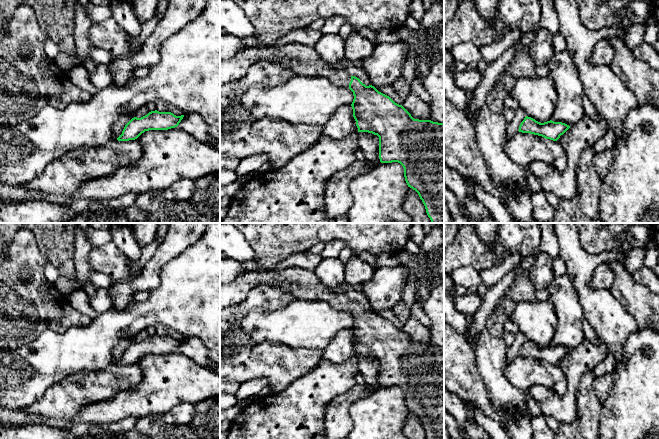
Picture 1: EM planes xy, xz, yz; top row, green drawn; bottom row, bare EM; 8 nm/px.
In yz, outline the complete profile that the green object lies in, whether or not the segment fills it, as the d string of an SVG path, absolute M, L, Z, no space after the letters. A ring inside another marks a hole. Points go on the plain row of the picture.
M526 340L519 350L519 356L542 360L546 363L557 365L568 353L569 349L552 344L540 347Z

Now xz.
M298 266L283 270L267 270L245 272L237 276L232 282L220 284L220 311L229 306L238 304L246 299L249 291L261 284L280 287L301 300L320 300L330 304L334 309L349 312L354 319L351 328L353 341L358 356L368 356L379 361L379 383L381 387L398 386L404 392L404 401L408 411L415 414L422 424L427 439L444 439L444 347L431 344L414 343L402 330L395 327L389 320L379 316L374 310L366 310L359 302L351 300L346 294L332 293L318 280L314 271Z

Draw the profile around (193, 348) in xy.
M196 337L184 339L178 351L193 360L199 366L211 369L211 359L208 355L208 349L202 341Z

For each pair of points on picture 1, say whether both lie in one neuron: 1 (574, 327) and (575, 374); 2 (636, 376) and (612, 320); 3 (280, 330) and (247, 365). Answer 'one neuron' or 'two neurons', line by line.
1: two neurons
2: two neurons
3: two neurons

